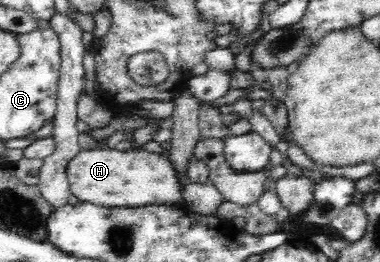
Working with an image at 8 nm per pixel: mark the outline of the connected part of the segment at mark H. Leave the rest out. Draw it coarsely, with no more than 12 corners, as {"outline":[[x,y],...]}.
{"outline":[[82,149],[71,194],[104,207],[181,204],[165,153]]}

